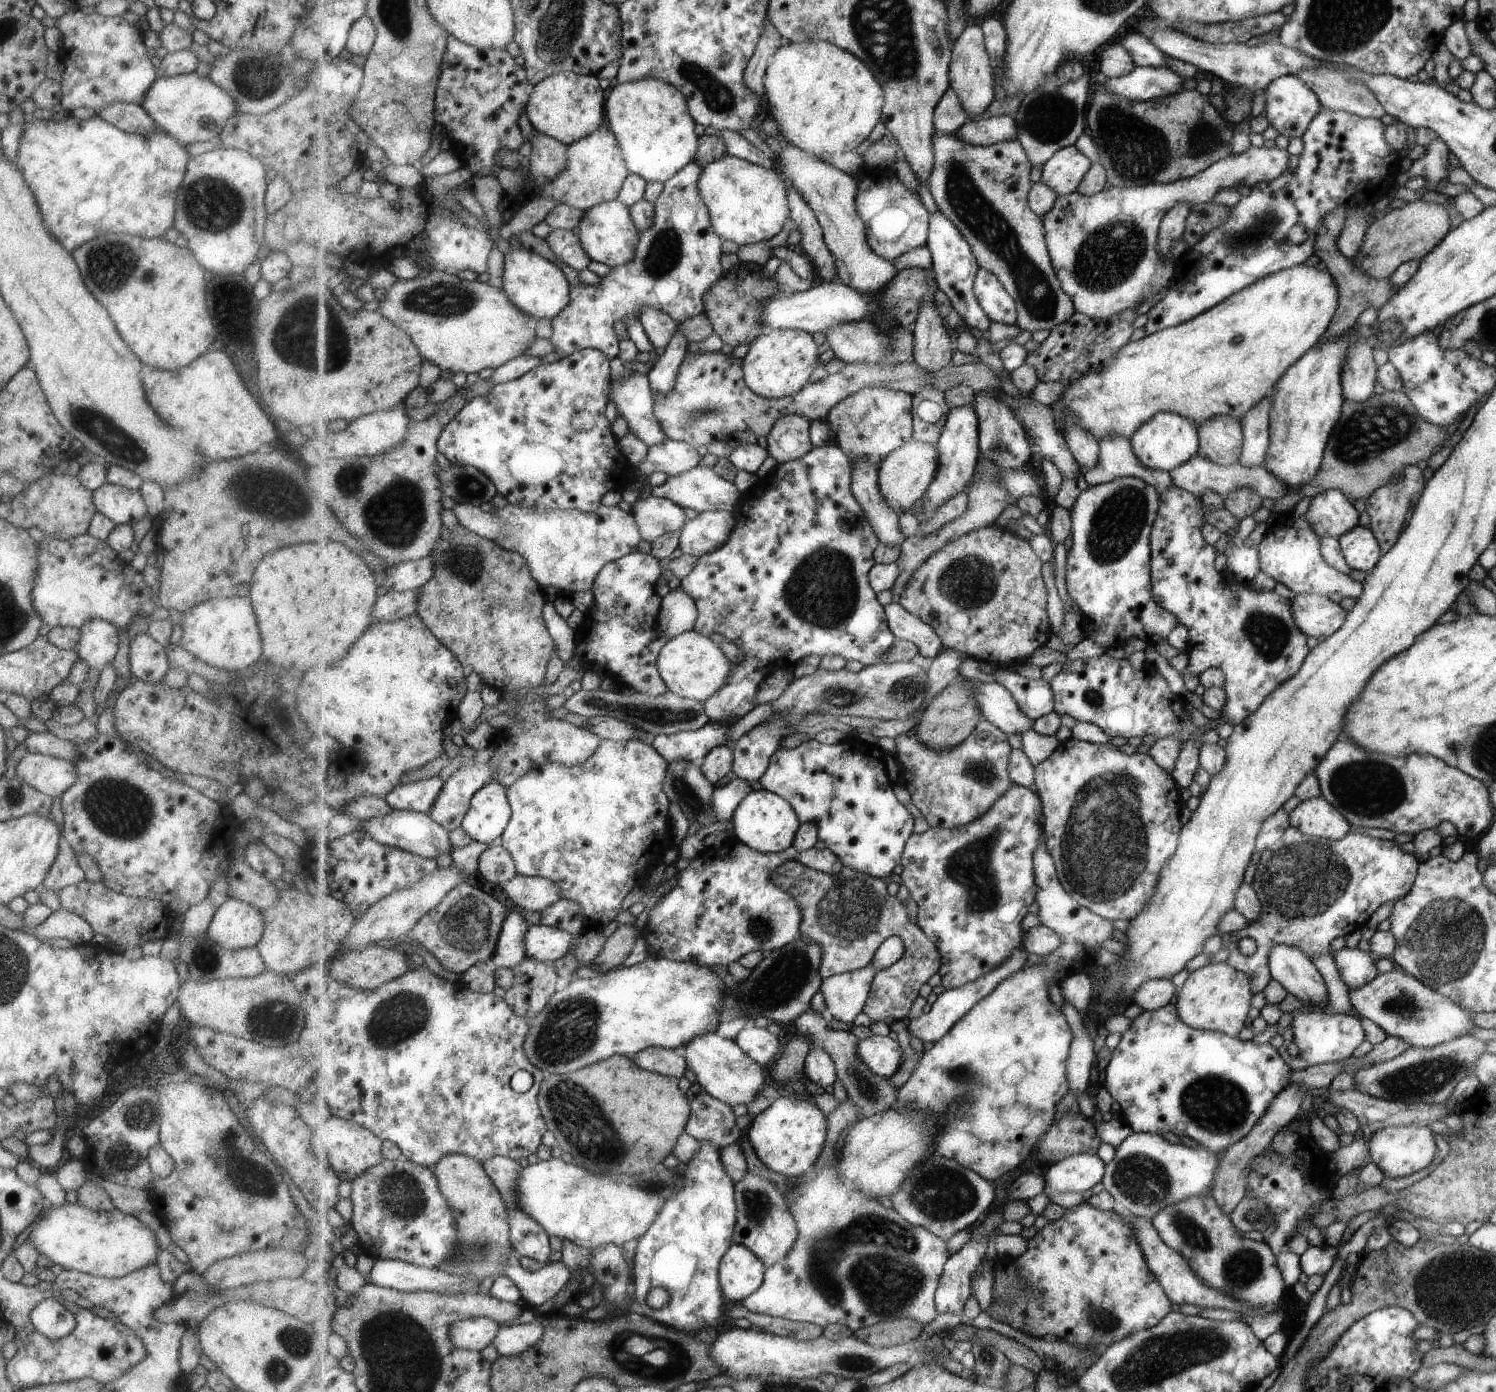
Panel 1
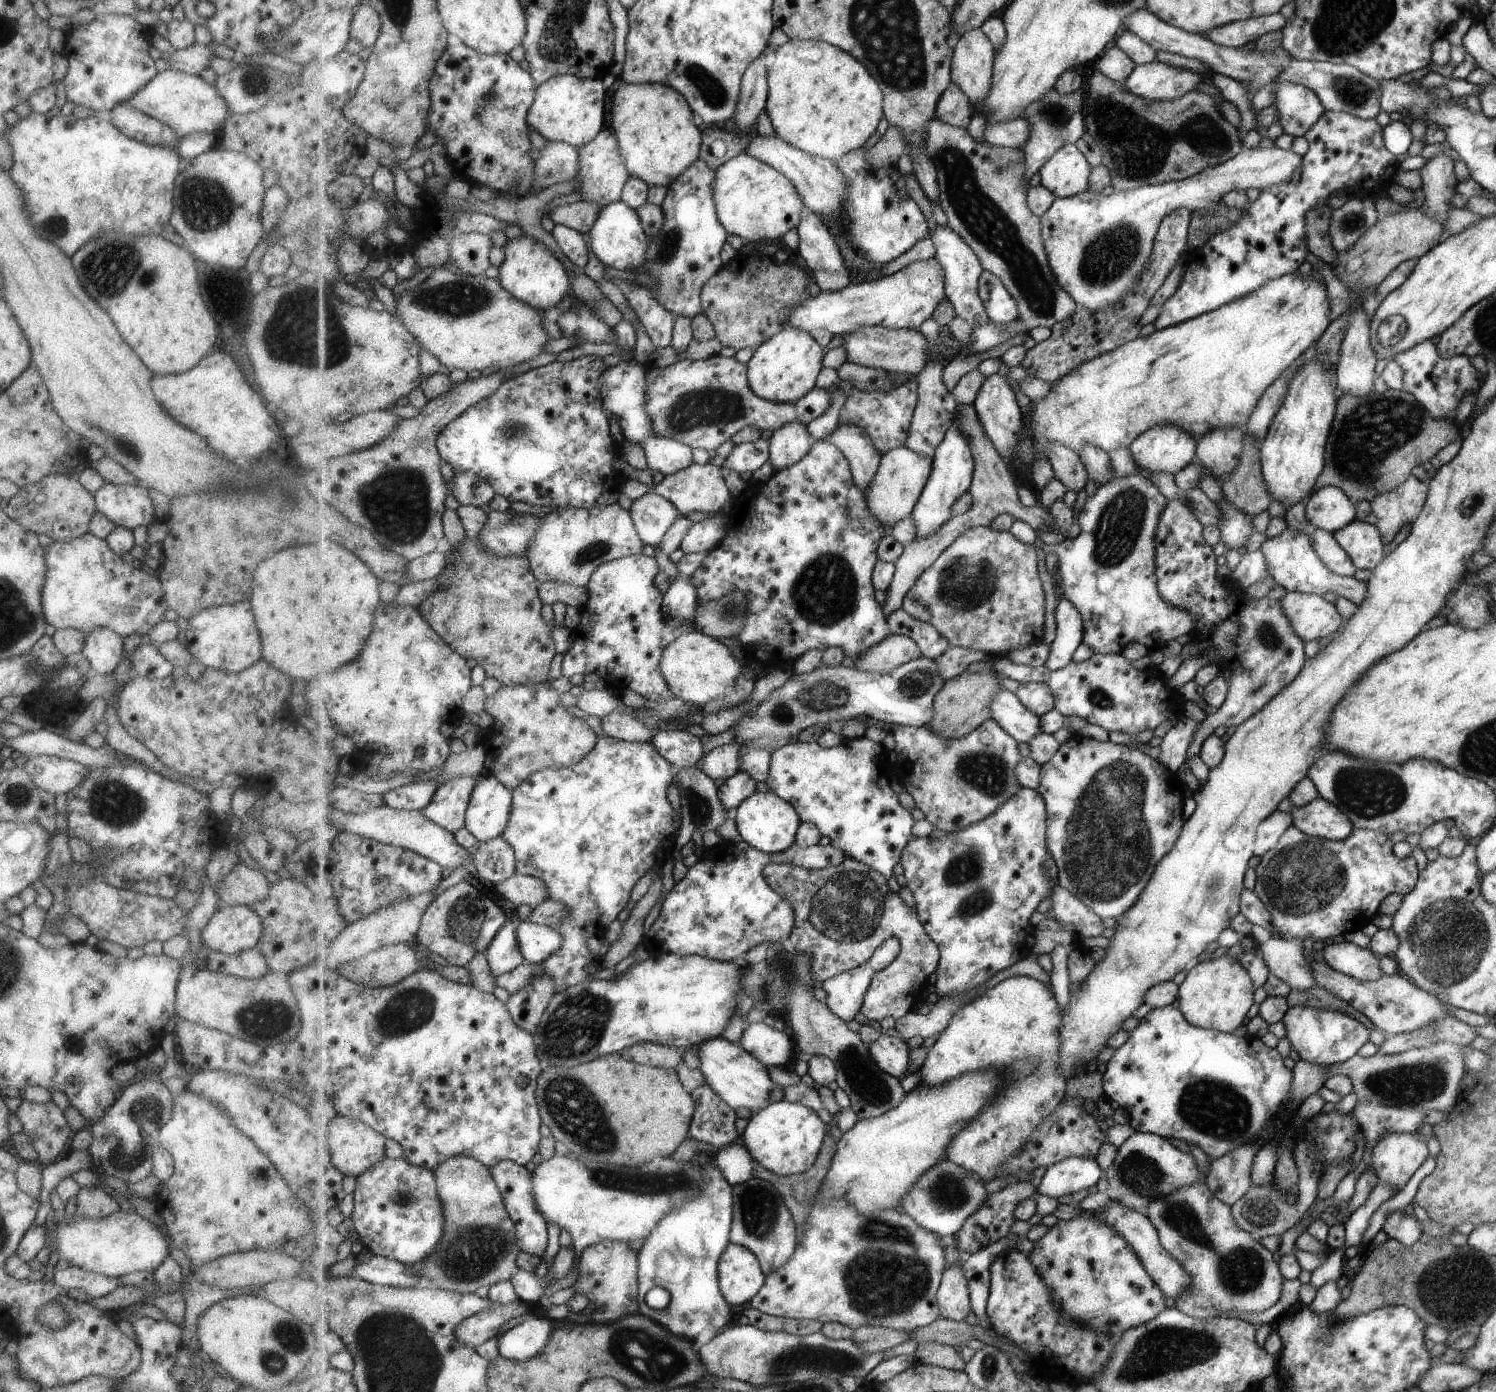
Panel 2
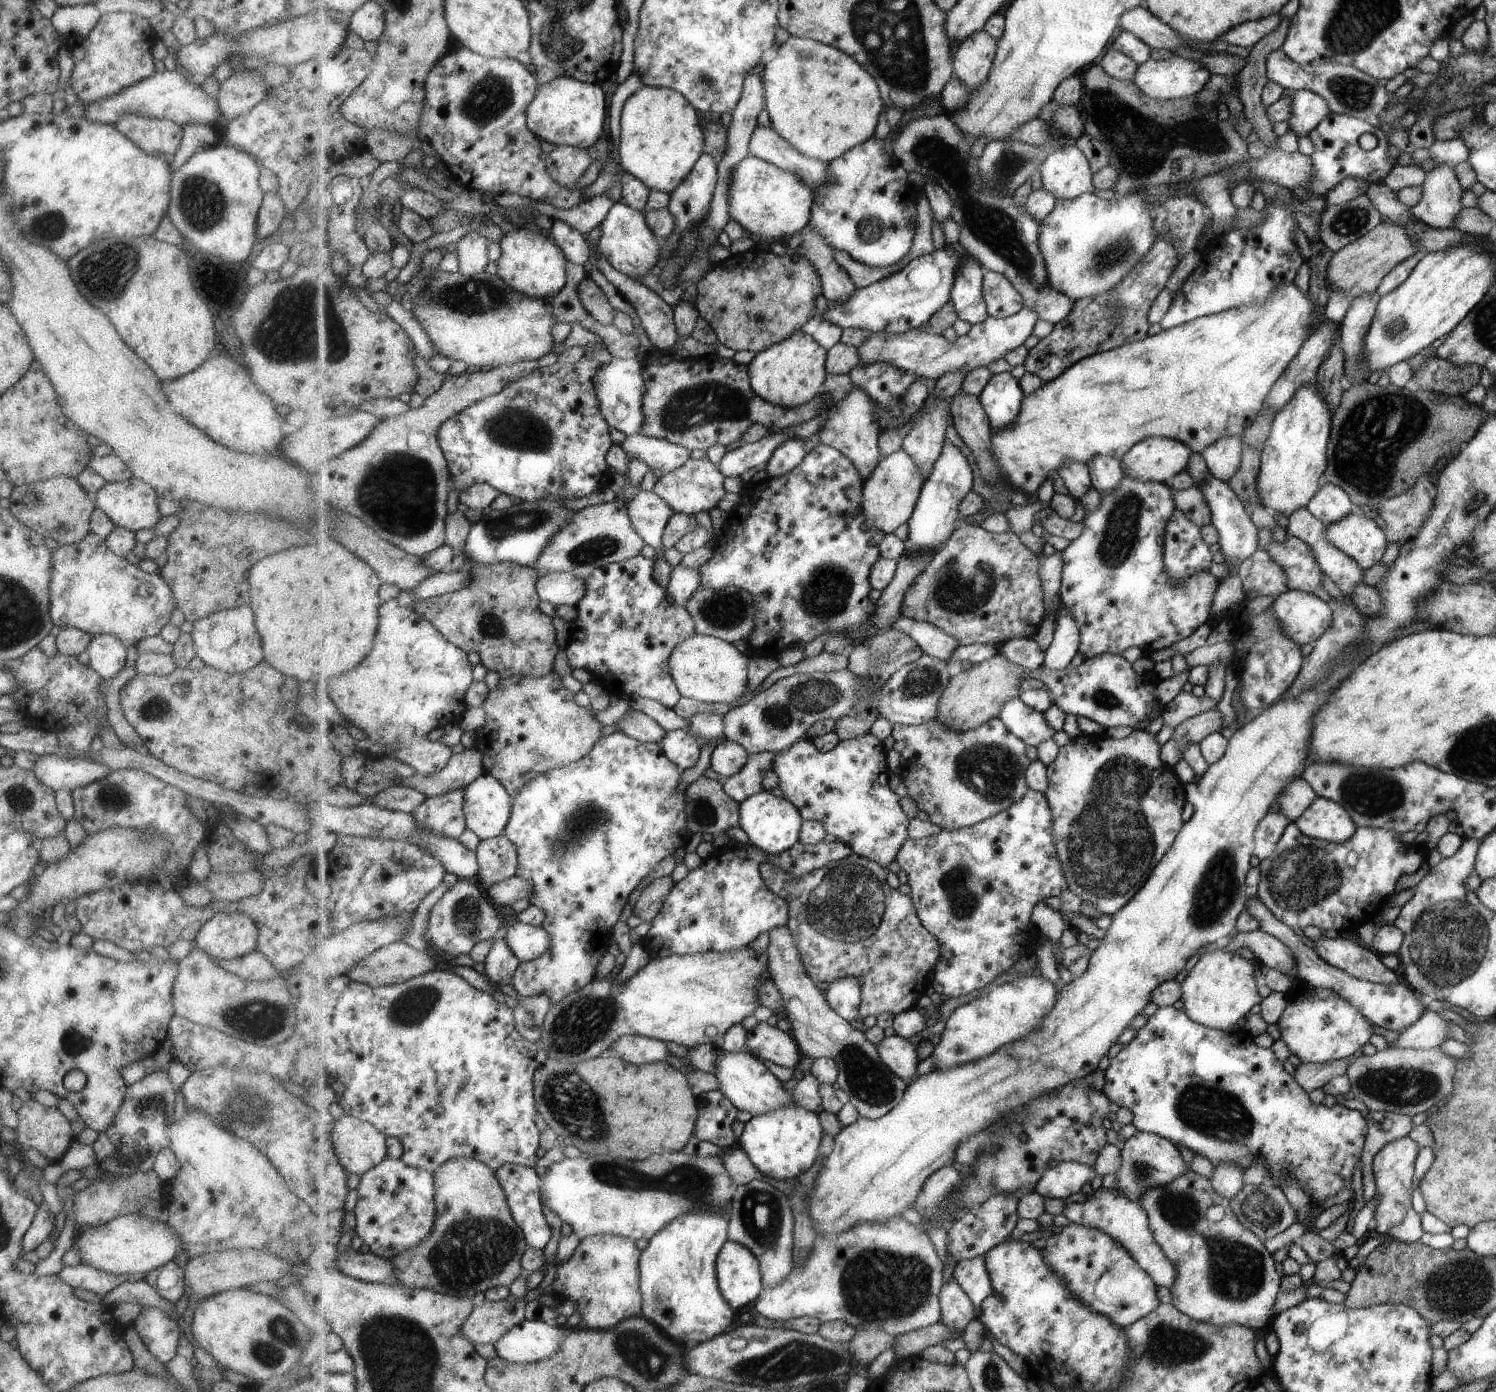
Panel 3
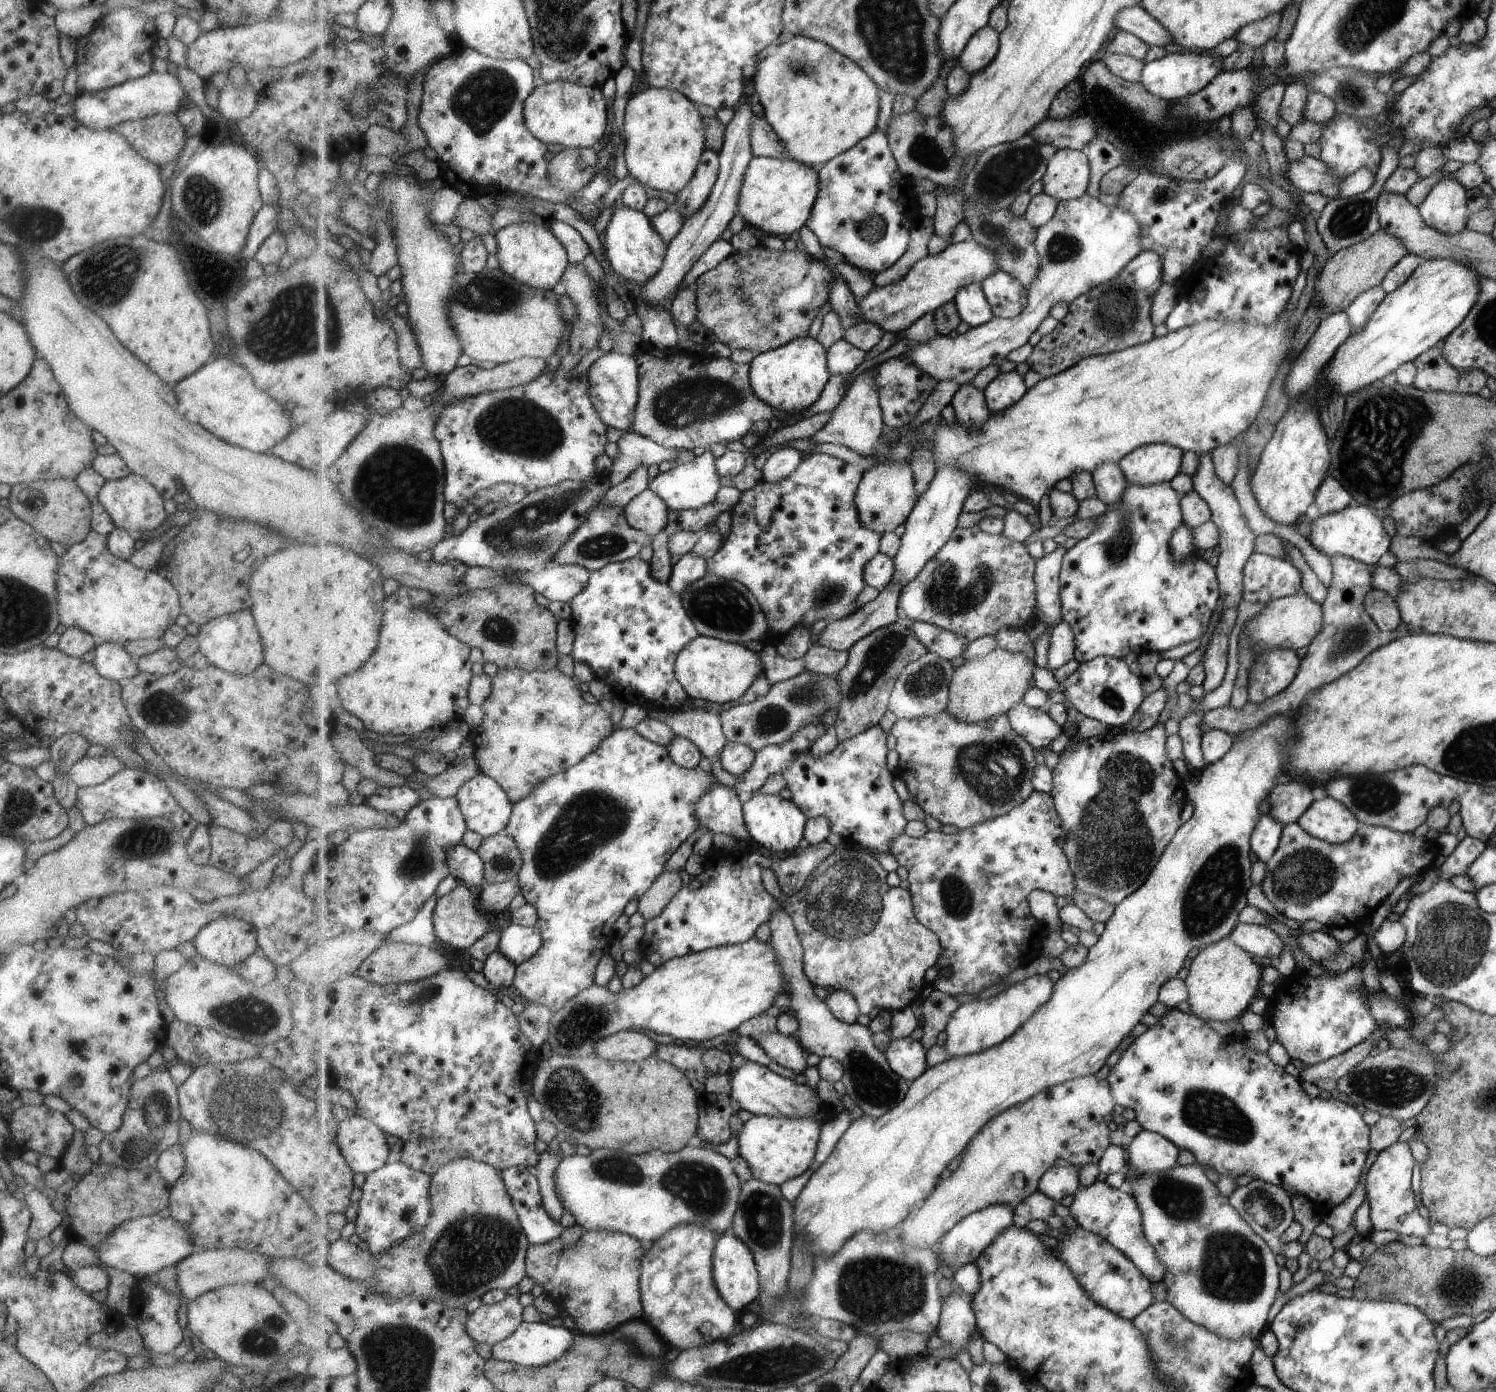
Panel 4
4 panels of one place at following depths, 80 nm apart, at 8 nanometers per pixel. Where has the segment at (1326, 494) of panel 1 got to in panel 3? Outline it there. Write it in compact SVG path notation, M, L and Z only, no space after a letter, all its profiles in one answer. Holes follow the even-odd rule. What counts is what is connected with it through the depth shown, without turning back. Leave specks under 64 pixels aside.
M1331 483L1321 484L1320 490L1312 496L1312 500L1305 508L1324 526L1355 510L1345 491Z

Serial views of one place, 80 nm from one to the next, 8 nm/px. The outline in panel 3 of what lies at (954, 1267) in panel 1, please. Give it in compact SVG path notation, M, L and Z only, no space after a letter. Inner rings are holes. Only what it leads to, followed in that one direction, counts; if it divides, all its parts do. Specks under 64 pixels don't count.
M954 1276L952 1280L944 1284L940 1292L940 1303L942 1321L961 1336L963 1330L969 1326L969 1322L979 1318L973 1306L974 1302Z

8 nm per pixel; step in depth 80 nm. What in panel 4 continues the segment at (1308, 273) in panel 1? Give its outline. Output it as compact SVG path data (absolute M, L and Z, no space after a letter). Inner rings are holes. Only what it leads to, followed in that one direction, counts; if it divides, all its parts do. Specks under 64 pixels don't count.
M1281 314L1272 323L1262 325L1261 323L1248 323L1245 321L1212 321L1209 319L1200 320L1199 323L1192 324L1183 328L1178 328L1175 331L1168 332L1165 336L1155 338L1147 342L1133 345L1132 347L1124 348L1114 353L1106 355L1093 355L1081 360L1061 374L1041 378L1040 381L1025 394L1024 398L1019 403L1013 405L1009 410L1002 413L992 414L987 422L982 424L982 427L970 427L965 423L957 420L948 422L942 417L938 421L935 419L928 420L918 427L911 429L905 433L894 445L888 447L883 438L877 441L875 450L872 456L877 460L874 465L886 465L890 463L907 463L911 462L914 453L914 445L920 443L924 447L929 446L936 456L936 463L940 469L945 465L956 465L960 469L964 469L973 476L974 480L978 480L979 484L987 487L992 487L997 484L1001 488L1009 488L1015 495L1029 500L1029 503L1039 506L1041 498L1045 494L1049 494L1055 484L1063 478L1070 479L1075 473L1087 471L1094 473L1102 464L1119 463L1128 452L1135 450L1137 447L1148 445L1151 443L1165 443L1180 448L1182 451L1191 451L1195 454L1203 454L1205 451L1211 451L1214 448L1225 445L1231 442L1239 434L1243 434L1244 430L1255 420L1257 411L1261 408L1267 388L1269 388L1270 380L1274 377L1276 368L1279 363L1287 358L1287 354L1291 352L1290 346L1294 336L1289 339L1289 326L1287 316Z

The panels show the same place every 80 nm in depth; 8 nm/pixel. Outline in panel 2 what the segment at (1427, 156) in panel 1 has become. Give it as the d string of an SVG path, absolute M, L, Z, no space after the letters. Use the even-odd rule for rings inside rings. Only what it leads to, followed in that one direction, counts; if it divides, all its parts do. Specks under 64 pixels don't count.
M1441 154L1431 157L1425 166L1418 170L1422 180L1420 188L1423 197L1423 203L1418 208L1441 223L1447 218L1451 208L1449 199L1455 193L1454 188L1458 183L1452 162L1451 157Z

